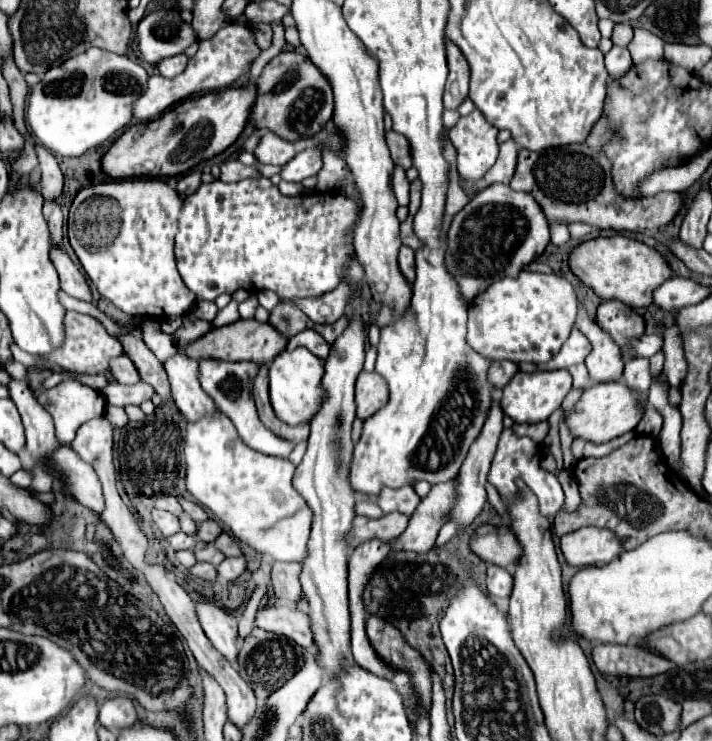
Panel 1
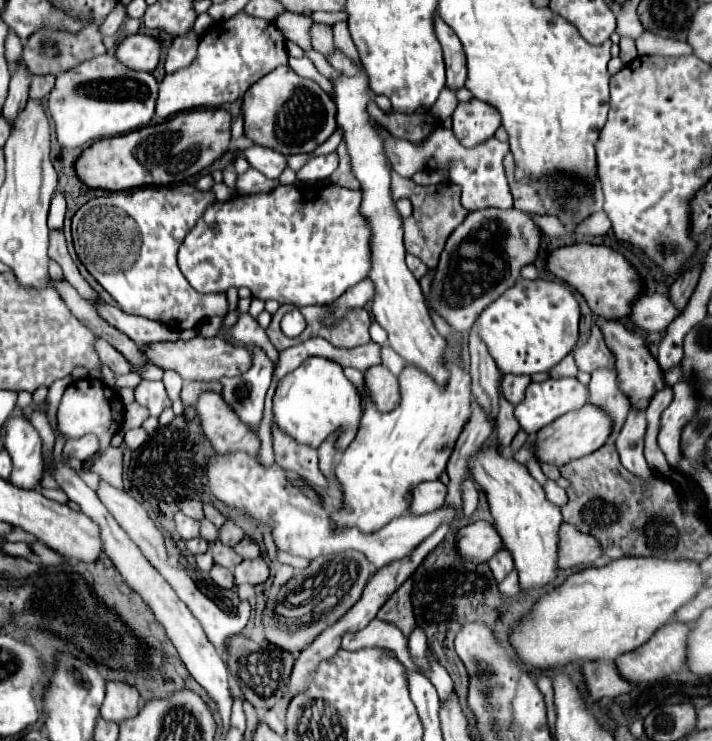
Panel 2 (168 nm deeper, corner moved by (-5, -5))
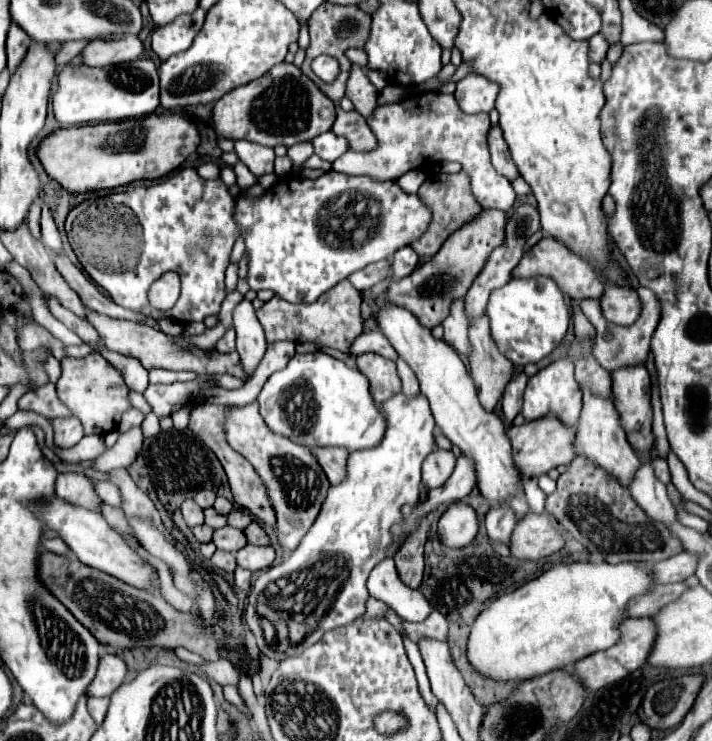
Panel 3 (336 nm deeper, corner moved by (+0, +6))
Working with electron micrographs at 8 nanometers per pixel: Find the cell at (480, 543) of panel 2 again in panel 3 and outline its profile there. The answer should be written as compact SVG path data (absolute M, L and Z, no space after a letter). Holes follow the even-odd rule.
M465 502L449 506L439 520L441 542L449 548L469 546L477 538L477 534L479 534L479 518L475 510Z

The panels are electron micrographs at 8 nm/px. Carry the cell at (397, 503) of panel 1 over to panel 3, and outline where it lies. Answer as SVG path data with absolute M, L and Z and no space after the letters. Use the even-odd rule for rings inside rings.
M435 450L423 462L423 480L421 480L421 486L427 488L427 490L439 488L453 474L453 468L455 468L455 456L453 456L453 452Z

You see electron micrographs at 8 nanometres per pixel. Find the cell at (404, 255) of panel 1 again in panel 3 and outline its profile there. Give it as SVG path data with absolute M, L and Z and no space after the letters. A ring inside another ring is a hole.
M403 246L403 248L399 248L399 250L393 254L391 262L393 262L393 278L399 280L399 278L409 276L409 274L417 268L419 256L417 256L417 252L415 252L413 248Z

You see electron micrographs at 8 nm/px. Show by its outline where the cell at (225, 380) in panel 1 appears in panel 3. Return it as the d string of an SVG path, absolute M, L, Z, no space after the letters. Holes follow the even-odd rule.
M249 300L237 304L233 312L233 328L237 332L237 352L241 356L243 370L247 378L251 378L265 356L267 342L263 336L263 328L255 316L255 308Z

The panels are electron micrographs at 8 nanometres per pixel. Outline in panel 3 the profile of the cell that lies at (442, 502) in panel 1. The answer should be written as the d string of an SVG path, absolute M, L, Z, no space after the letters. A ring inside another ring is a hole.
M481 316L481 320L469 328L469 340L473 344L469 372L475 382L481 406L487 412L493 412L495 404L501 400L505 384L513 376L513 364L509 364L509 360L505 360L505 356L501 356L499 348L493 344L487 316Z

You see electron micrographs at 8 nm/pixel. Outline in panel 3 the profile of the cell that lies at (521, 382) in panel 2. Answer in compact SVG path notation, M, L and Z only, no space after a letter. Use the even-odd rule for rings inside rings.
M517 372L511 382L505 386L505 392L503 392L503 414L505 418L511 422L519 410L521 410L521 398L523 398L523 390L525 390L525 384L527 384L527 376L525 372Z

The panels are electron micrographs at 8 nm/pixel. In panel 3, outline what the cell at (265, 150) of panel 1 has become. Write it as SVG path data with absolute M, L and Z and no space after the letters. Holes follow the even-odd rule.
M237 140L235 142L235 152L239 156L239 160L255 174L255 176L263 176L273 172L273 148L269 146L261 146L255 142L247 142L247 140Z

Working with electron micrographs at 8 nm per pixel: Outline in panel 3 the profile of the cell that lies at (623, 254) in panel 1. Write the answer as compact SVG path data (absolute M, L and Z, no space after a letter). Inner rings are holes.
M543 238L539 240L523 258L521 264L517 266L517 272L513 272L513 276L521 276L521 278L531 278L531 276L549 276L551 280L557 282L557 286L569 294L573 300L585 300L585 298L595 298L599 300L605 292L605 284L599 280L597 270L583 258L577 256L573 250L569 250L563 242L555 240L555 238Z

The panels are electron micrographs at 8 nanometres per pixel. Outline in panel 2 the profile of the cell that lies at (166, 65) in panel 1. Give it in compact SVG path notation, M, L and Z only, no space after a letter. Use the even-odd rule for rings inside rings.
M192 31L182 35L182 37L174 37L170 47L168 47L166 59L164 59L166 73L174 73L176 69L188 67L196 57L198 41L200 41L200 37L196 33L192 33Z

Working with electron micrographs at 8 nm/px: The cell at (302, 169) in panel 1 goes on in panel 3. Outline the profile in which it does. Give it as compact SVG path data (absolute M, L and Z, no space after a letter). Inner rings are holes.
M325 132L325 134L317 136L311 144L313 144L313 148L315 148L315 154L317 154L321 160L327 160L327 162L333 162L333 160L337 160L343 152L347 152L347 140L341 138L341 136L335 136L333 132Z

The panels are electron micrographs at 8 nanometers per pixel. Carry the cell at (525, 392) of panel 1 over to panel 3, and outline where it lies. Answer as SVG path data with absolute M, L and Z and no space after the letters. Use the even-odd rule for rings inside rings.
M567 358L555 360L553 364L549 364L547 368L539 370L535 376L531 376L527 382L523 408L521 408L521 414L525 416L525 420L535 420L535 418L541 418L549 412L557 412L561 416L561 420L565 420L567 424L573 424L573 426L579 420L581 388L579 388L579 382L575 380L573 364Z

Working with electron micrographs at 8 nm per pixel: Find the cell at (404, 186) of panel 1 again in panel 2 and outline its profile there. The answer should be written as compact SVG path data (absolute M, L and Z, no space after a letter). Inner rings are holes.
M436 123L434 129L430 131L430 135L420 143L412 143L406 139L394 139L382 125L378 125L378 131L382 131L388 161L392 163L392 169L398 175L410 179L414 173L418 173L422 169L446 169L450 173L450 181L458 183L464 189L462 205L468 211L480 211L486 207L498 207L498 209L514 207L510 187L508 187L508 181L504 175L504 165L502 165L502 159L508 153L508 143L502 143L494 137L494 139L488 139L486 143L480 143L478 147L466 149L466 147L462 147L462 143L458 143L454 131L444 127L442 123Z

